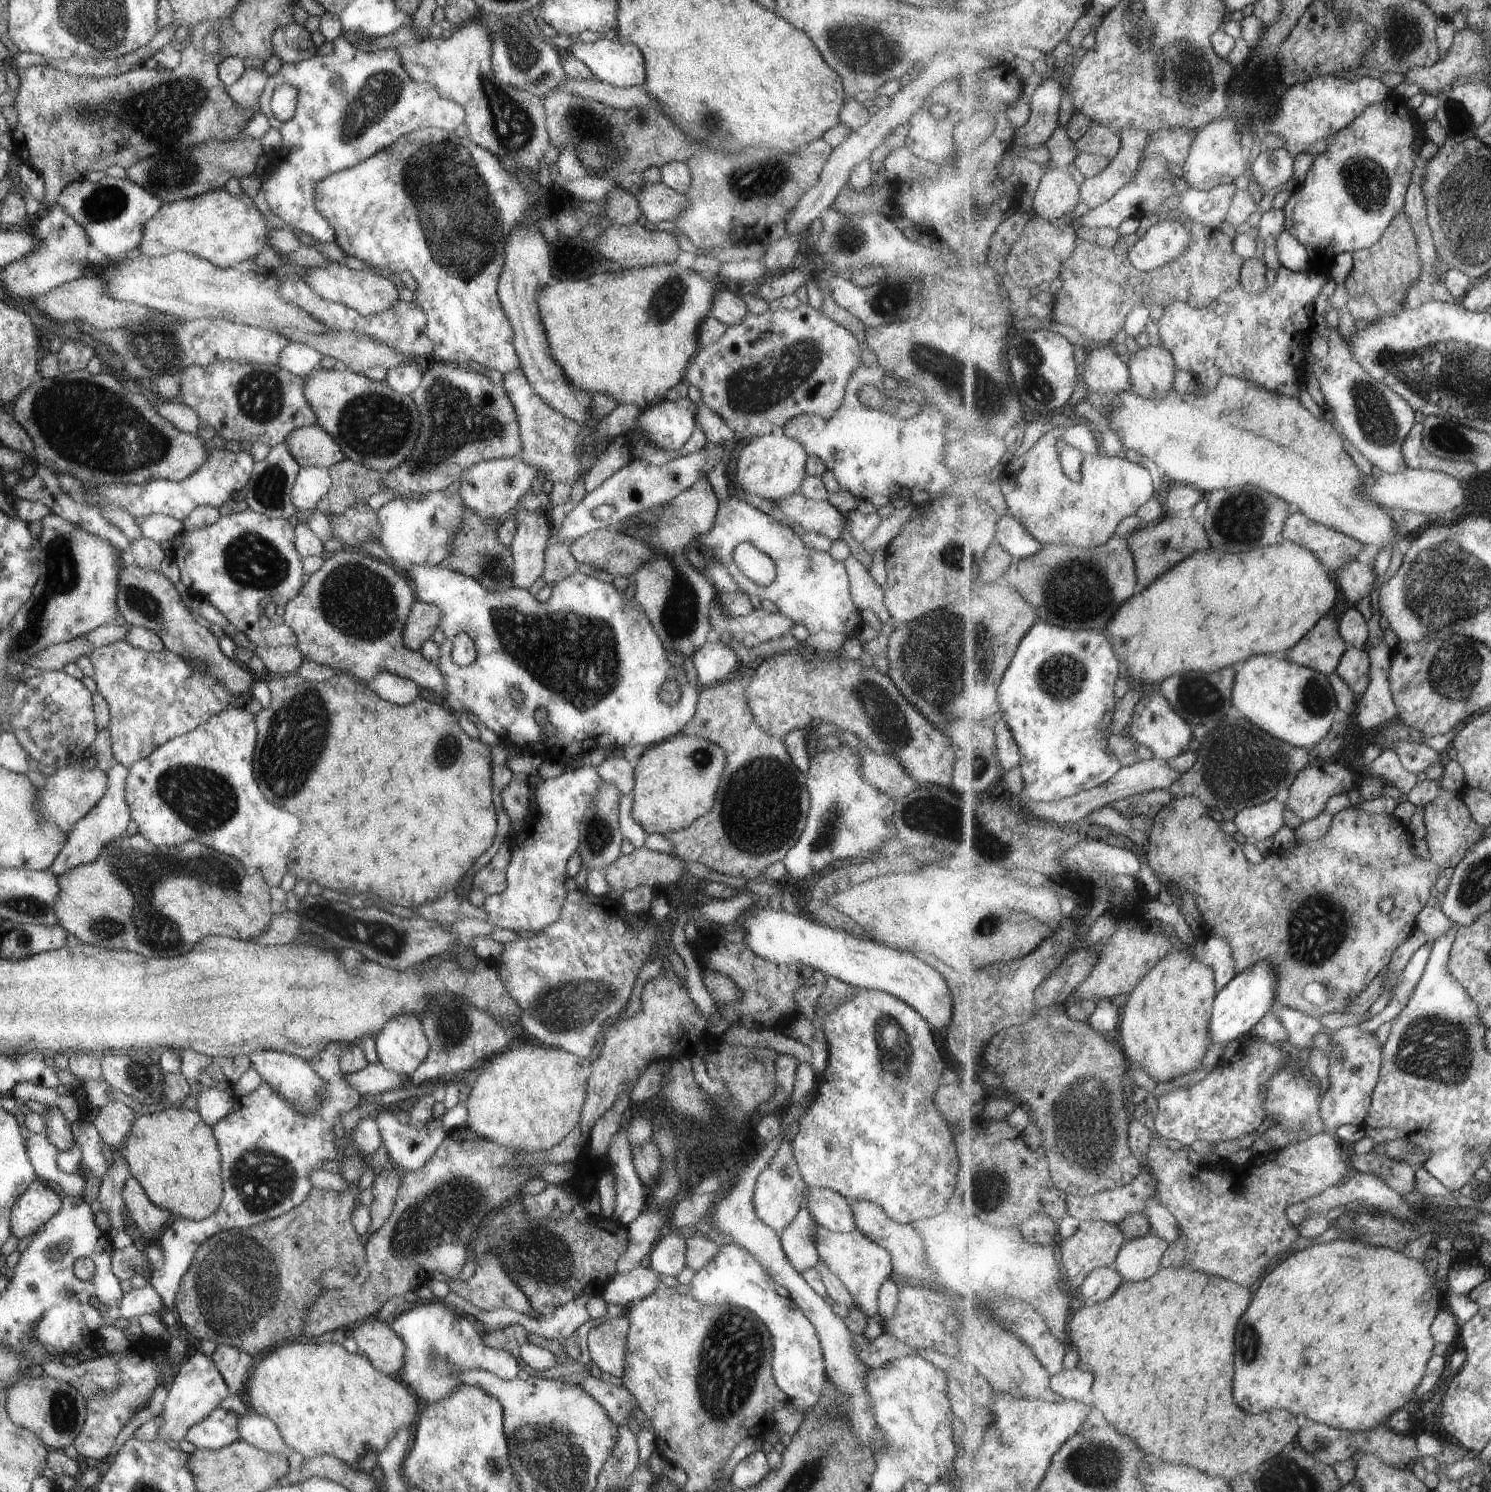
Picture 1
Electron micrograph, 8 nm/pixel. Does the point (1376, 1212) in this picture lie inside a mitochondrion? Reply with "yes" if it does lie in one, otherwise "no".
no

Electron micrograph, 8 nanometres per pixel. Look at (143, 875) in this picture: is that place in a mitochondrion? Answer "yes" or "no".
yes

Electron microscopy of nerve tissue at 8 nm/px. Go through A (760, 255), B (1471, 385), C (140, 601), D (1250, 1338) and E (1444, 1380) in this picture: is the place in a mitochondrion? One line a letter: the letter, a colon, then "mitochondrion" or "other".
A: other
B: mitochondrion
C: mitochondrion
D: mitochondrion
E: other

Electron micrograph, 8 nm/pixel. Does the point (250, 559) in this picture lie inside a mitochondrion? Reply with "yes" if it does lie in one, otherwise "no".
yes

